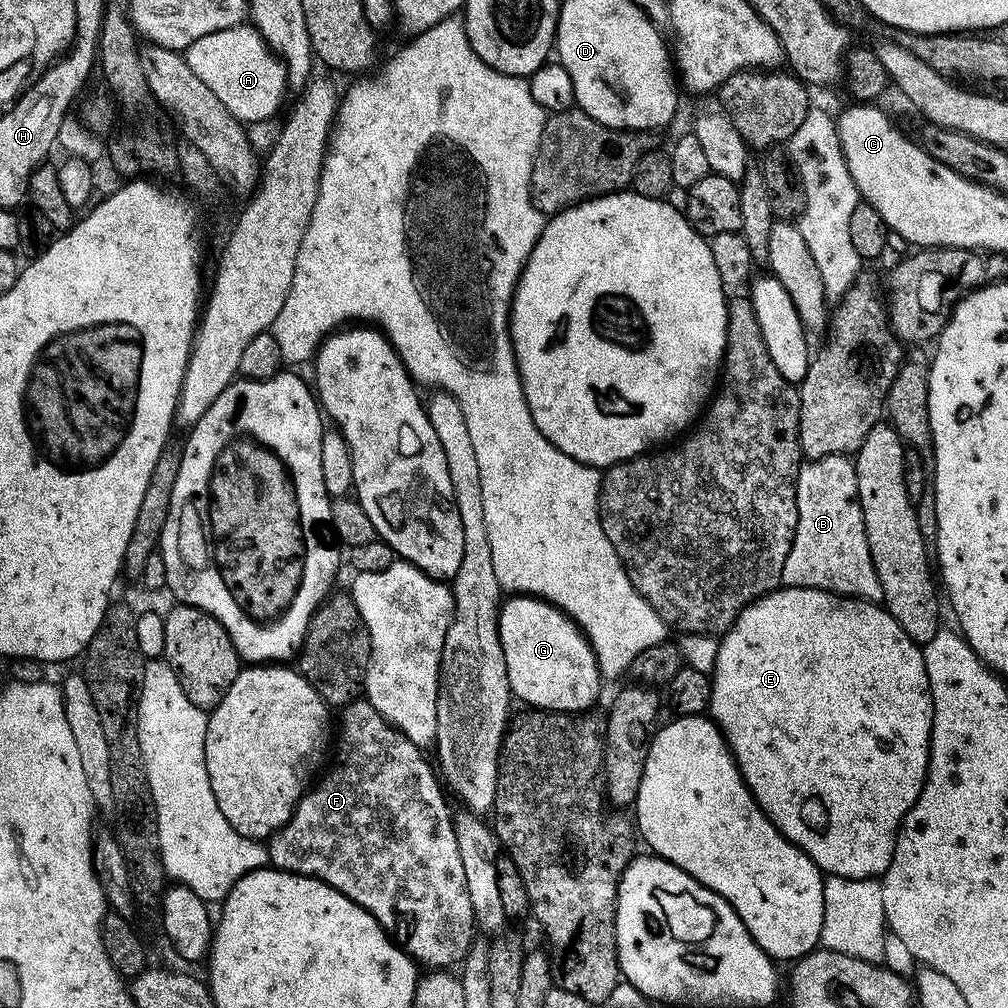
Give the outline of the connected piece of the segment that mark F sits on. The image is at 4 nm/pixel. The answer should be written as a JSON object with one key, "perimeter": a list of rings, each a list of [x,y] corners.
{"perimeter":[[[353,699],[352,703],[343,709],[343,712],[344,725],[340,728],[340,741],[337,744],[335,741],[334,744],[334,752],[335,748],[337,752],[336,765],[324,777],[321,775],[305,791],[302,799],[296,803],[294,814],[267,841],[266,847],[271,867],[281,868],[284,872],[297,872],[299,876],[312,876],[314,879],[330,885],[334,890],[346,894],[346,898],[350,898],[355,904],[365,908],[383,926],[385,932],[392,937],[392,941],[406,955],[415,957],[416,952],[421,952],[425,962],[432,964],[428,966],[436,970],[444,970],[452,966],[448,964],[459,965],[472,944],[474,921],[470,894],[467,893],[466,870],[462,866],[462,854],[456,837],[454,816],[453,813],[448,813],[448,804],[444,801],[445,789],[442,787],[433,765],[431,768],[424,761],[425,753],[414,742],[410,742],[410,738],[403,736],[398,729],[384,720],[382,714],[378,714],[378,710],[374,710],[374,706],[368,703],[367,699]]]}

